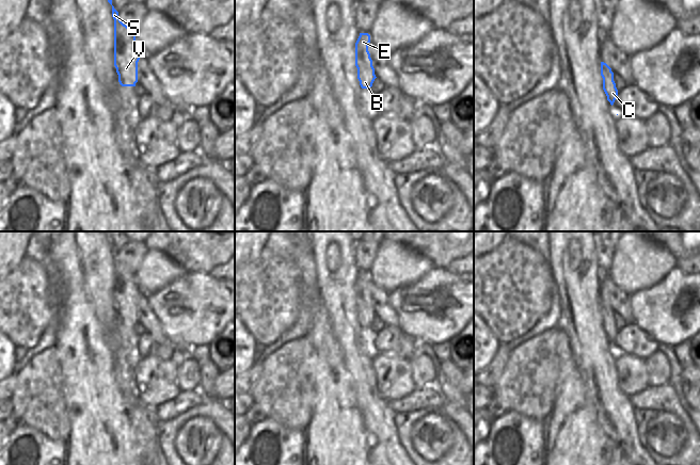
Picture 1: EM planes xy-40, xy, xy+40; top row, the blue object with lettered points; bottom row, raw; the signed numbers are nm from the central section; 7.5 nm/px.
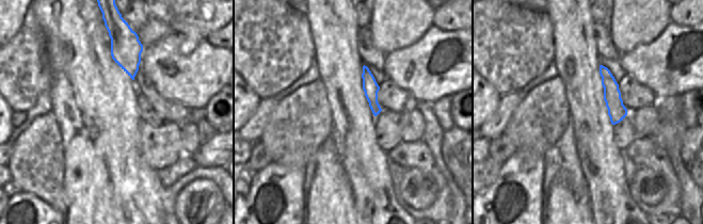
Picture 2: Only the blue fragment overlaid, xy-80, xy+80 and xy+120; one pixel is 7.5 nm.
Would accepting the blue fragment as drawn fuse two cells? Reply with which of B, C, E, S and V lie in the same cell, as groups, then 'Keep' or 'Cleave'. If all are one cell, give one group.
Groups: B C E S V. Keep

